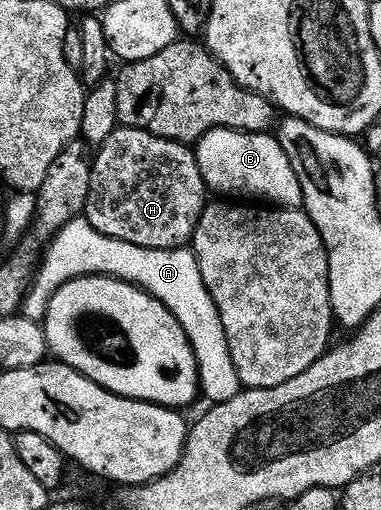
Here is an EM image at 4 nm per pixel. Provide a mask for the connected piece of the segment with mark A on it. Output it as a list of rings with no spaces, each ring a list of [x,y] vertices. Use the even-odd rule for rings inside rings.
[[[191,247],[132,248],[130,254],[133,260],[124,260],[120,264],[119,271],[123,279],[129,280],[131,284],[137,284],[154,298],[158,298],[168,307],[170,314],[178,318],[194,350],[198,370],[198,388],[202,396],[205,396],[212,404],[221,404],[234,398],[238,390],[234,362],[230,358],[226,334],[216,303],[210,298],[202,282],[202,274],[198,270],[198,262],[194,258]]]

